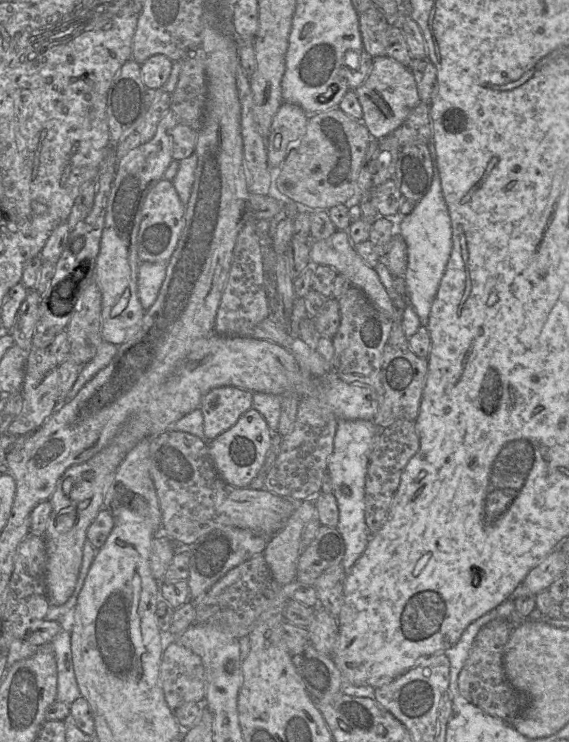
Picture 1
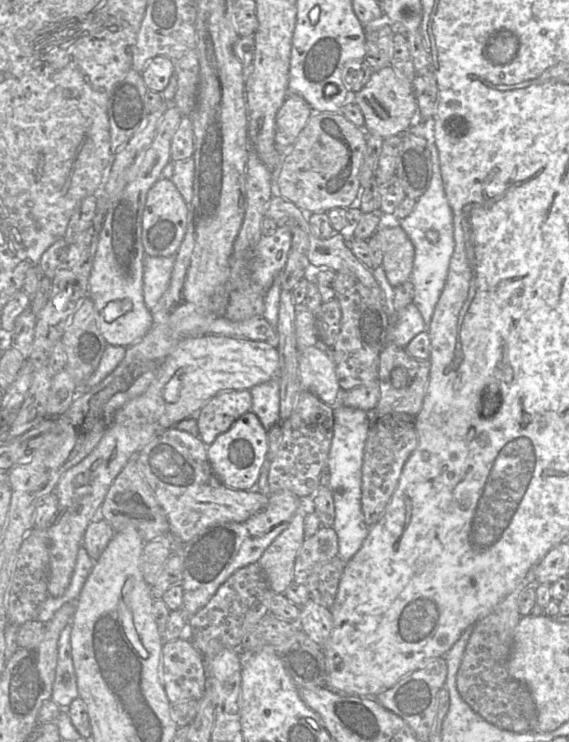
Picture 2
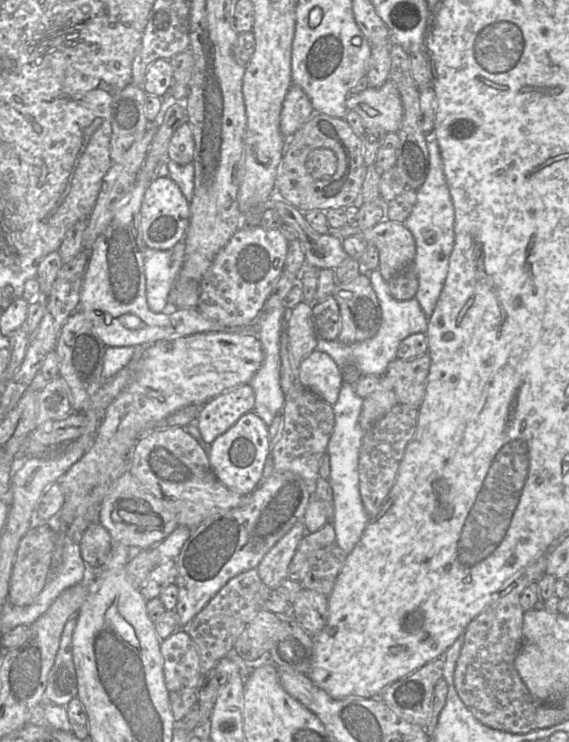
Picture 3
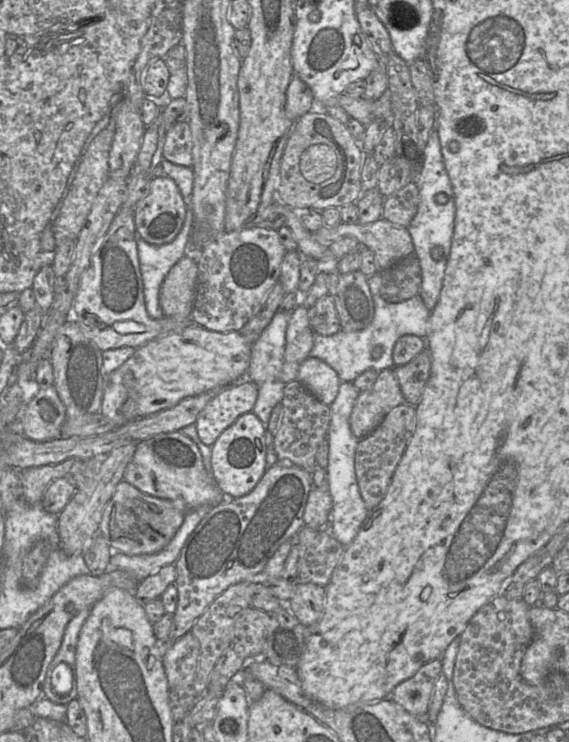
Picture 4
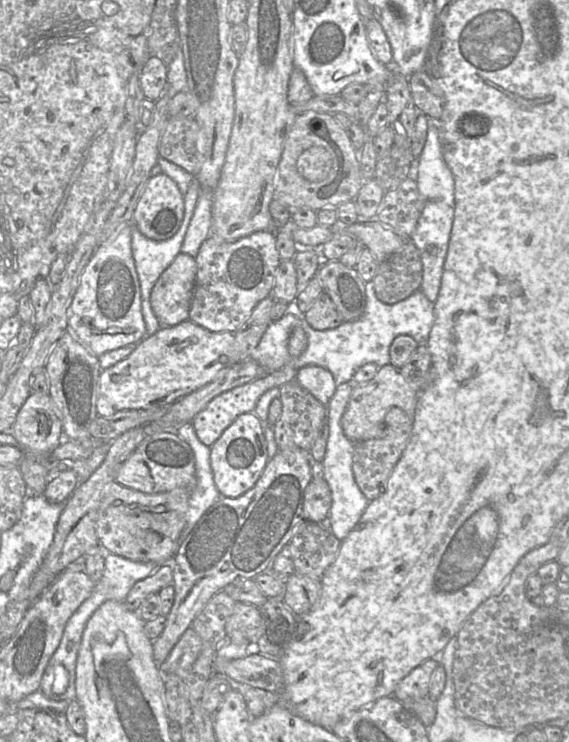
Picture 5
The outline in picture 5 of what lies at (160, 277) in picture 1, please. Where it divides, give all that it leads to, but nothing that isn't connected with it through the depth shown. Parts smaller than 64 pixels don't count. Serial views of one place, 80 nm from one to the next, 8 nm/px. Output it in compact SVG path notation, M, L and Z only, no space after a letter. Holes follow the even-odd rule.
M194 178L187 193L184 195L185 212L181 226L173 237L163 241L155 241L144 236L136 226L132 227L131 247L132 247L132 254L135 262L136 272L138 274L140 282L141 310L146 327L146 336L153 335L162 327L162 324L154 314L151 307L150 303L151 292L161 274L168 268L168 266L172 263L175 257L179 253L181 253L181 247L184 241L184 237L186 235L186 231L188 229L190 221L192 219L200 192L201 192L201 186L199 182Z

